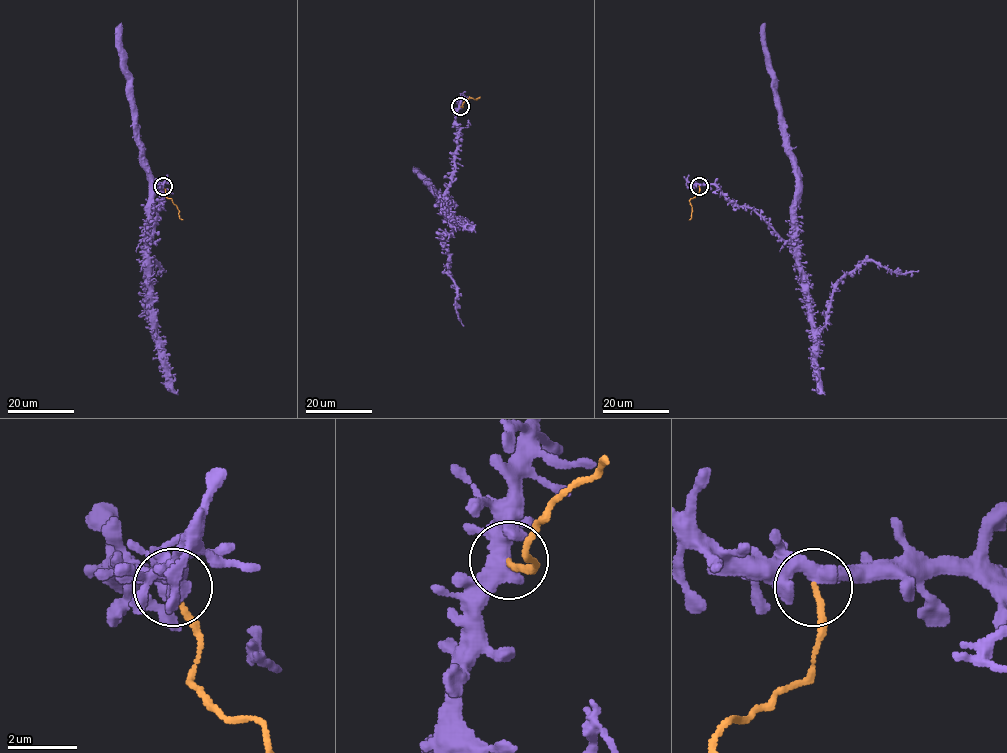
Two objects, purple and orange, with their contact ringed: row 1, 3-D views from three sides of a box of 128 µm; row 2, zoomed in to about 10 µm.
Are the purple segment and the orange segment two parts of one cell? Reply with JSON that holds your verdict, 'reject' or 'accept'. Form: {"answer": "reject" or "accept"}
{"answer": "reject"}

